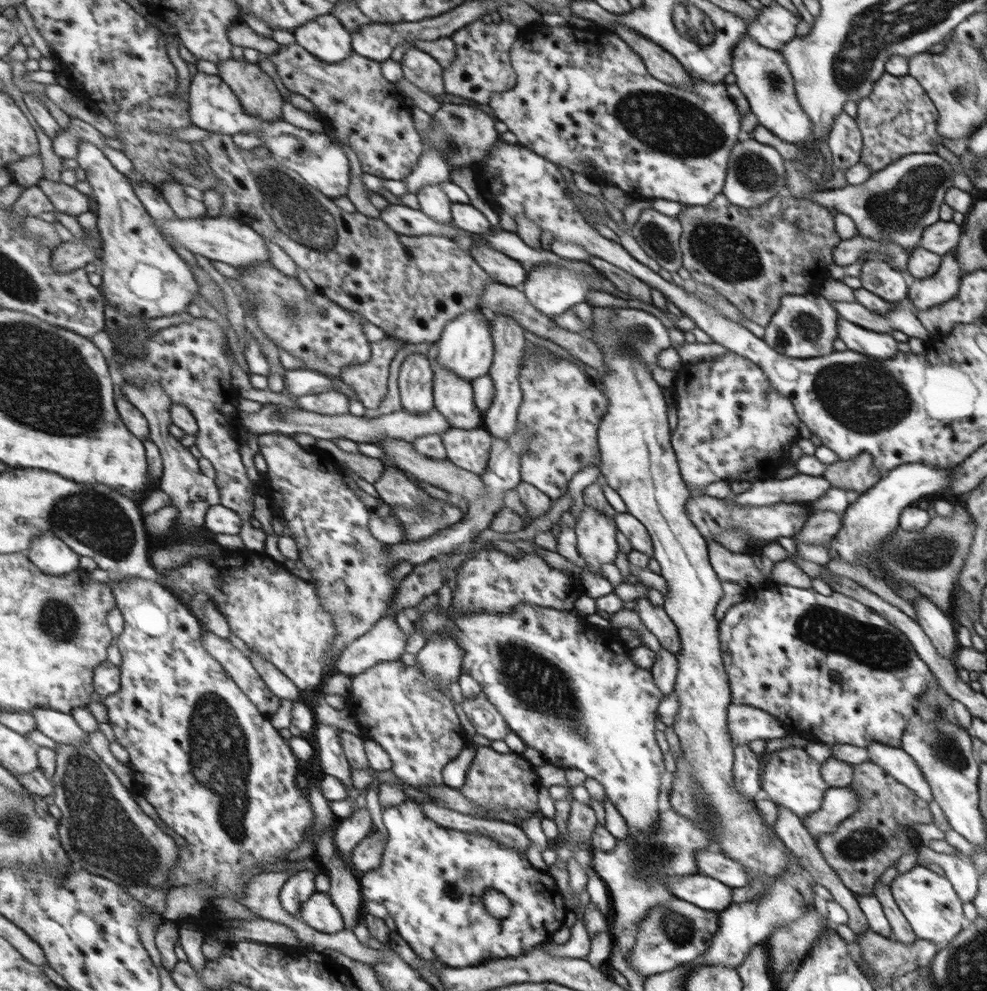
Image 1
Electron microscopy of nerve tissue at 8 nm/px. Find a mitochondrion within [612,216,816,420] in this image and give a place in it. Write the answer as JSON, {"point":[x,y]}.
{"point":[659,240]}

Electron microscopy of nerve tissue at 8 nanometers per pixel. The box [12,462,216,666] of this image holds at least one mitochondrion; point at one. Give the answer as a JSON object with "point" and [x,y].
{"point":[96,519]}

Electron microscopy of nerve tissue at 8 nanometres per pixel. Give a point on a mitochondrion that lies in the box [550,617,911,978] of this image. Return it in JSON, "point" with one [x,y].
{"point":[861,844]}

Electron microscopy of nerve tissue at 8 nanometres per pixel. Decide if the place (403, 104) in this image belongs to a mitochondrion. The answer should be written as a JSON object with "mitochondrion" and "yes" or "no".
{"mitochondrion":"no"}

